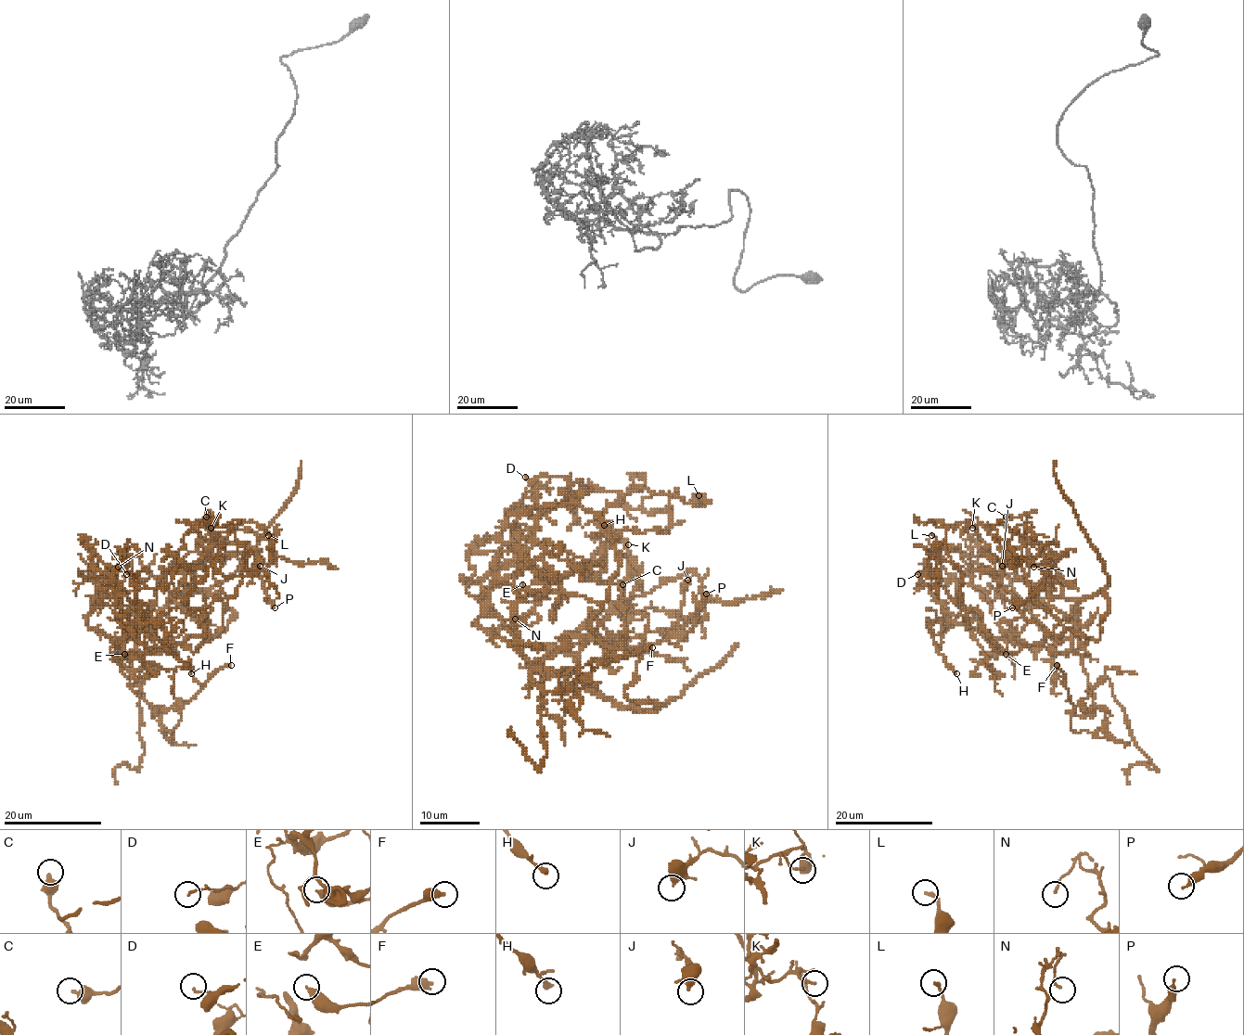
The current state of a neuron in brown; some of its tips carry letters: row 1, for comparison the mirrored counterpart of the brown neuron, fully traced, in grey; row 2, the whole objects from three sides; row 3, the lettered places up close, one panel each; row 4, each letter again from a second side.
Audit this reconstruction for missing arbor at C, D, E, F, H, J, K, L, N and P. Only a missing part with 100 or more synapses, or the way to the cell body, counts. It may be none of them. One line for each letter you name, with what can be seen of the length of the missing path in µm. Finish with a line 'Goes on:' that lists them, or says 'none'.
Goes on: none

